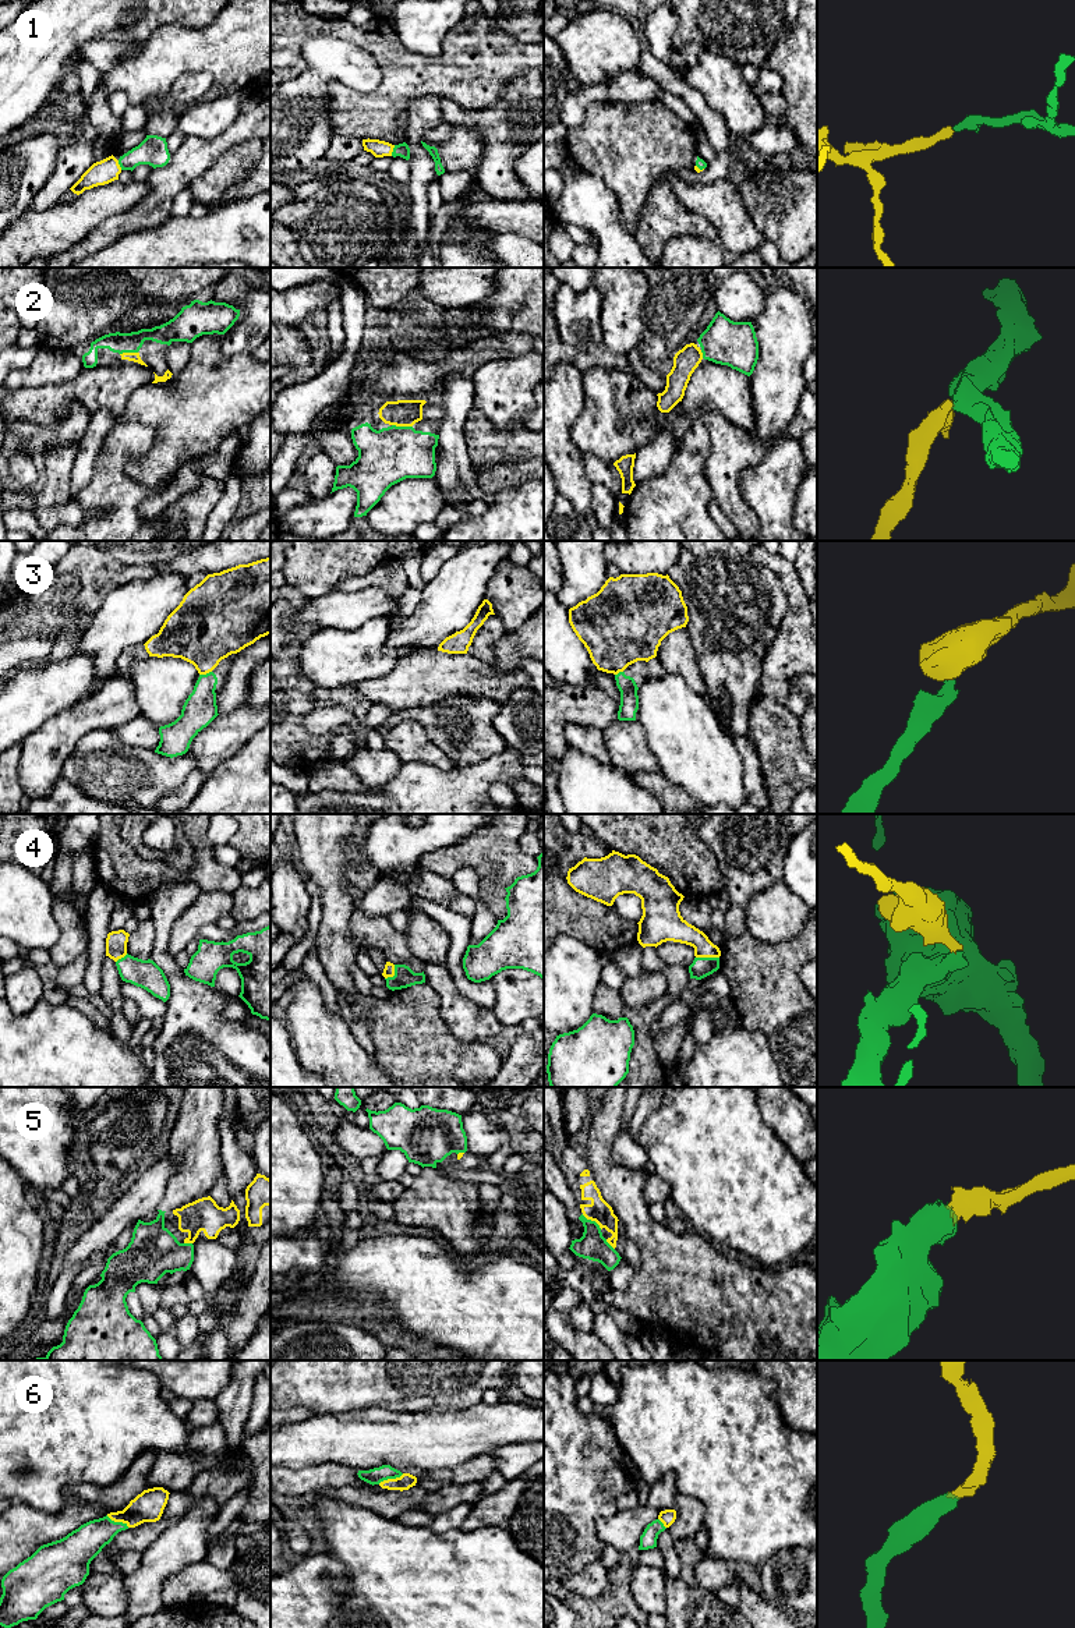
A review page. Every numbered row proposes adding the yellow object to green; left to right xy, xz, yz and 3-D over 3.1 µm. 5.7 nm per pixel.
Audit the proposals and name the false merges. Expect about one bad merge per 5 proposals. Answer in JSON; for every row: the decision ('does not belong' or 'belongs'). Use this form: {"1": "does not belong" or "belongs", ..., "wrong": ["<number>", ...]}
{"1": "belongs", "2": "belongs", "3": "does not belong", "4": "belongs", "5": "belongs", "6": "belongs", "wrong": ["3"]}

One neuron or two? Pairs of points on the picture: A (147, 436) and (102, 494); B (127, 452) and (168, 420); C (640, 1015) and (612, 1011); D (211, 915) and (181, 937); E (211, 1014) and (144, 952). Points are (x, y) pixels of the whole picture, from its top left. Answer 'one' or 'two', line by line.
A: one
B: two
C: one
D: one
E: two

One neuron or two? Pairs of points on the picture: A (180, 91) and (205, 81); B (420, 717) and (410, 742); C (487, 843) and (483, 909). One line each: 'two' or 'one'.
A: one
B: two
C: two

